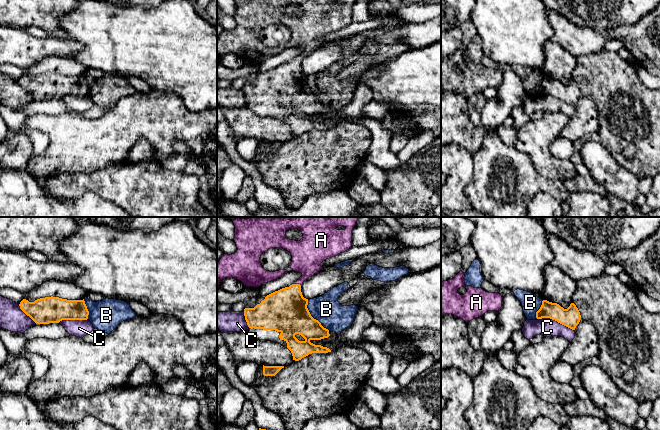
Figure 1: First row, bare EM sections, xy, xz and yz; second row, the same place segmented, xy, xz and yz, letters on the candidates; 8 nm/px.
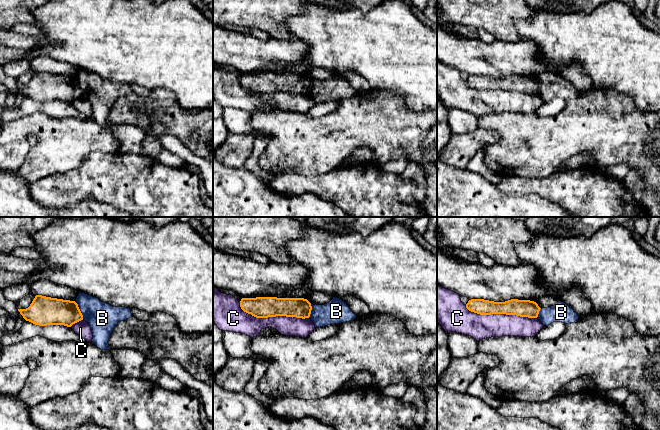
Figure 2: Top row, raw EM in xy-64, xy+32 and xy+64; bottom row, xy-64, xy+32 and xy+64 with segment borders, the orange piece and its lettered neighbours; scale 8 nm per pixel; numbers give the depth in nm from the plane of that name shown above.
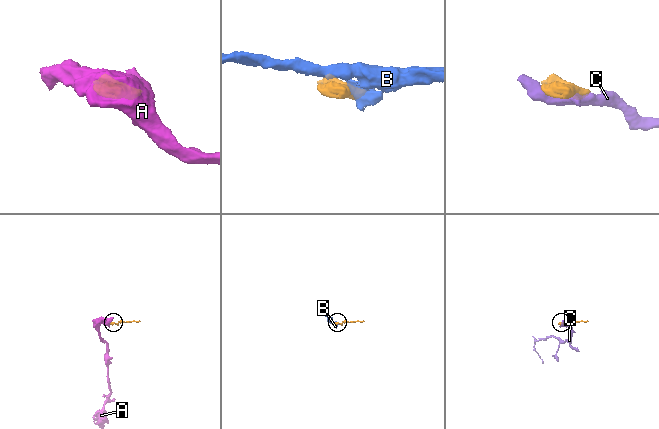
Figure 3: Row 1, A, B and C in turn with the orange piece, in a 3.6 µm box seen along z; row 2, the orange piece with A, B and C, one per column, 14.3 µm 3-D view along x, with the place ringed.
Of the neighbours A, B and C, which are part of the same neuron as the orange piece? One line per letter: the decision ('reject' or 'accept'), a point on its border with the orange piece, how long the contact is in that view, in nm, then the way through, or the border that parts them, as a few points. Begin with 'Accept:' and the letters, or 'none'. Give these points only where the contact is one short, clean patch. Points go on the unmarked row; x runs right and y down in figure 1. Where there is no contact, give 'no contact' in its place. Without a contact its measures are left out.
Accept: A
A: accept | xz (298, 60) | 50 nm | across xz (285, 87), (298, 60), (307, 47), (307, 31)
B: reject | xz (309, 88) | 220 nm | along xz (307, 76), (309, 89), (320, 99)
C: reject | yz (556, 96) | 300 nm

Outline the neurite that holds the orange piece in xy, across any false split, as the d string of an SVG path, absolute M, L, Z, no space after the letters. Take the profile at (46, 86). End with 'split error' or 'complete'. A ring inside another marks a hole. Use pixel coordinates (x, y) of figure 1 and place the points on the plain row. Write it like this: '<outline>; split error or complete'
M45 73L29 78L23 75L20 85L36 100L59 99L62 96L87 96L89 87L83 76Z; complete

